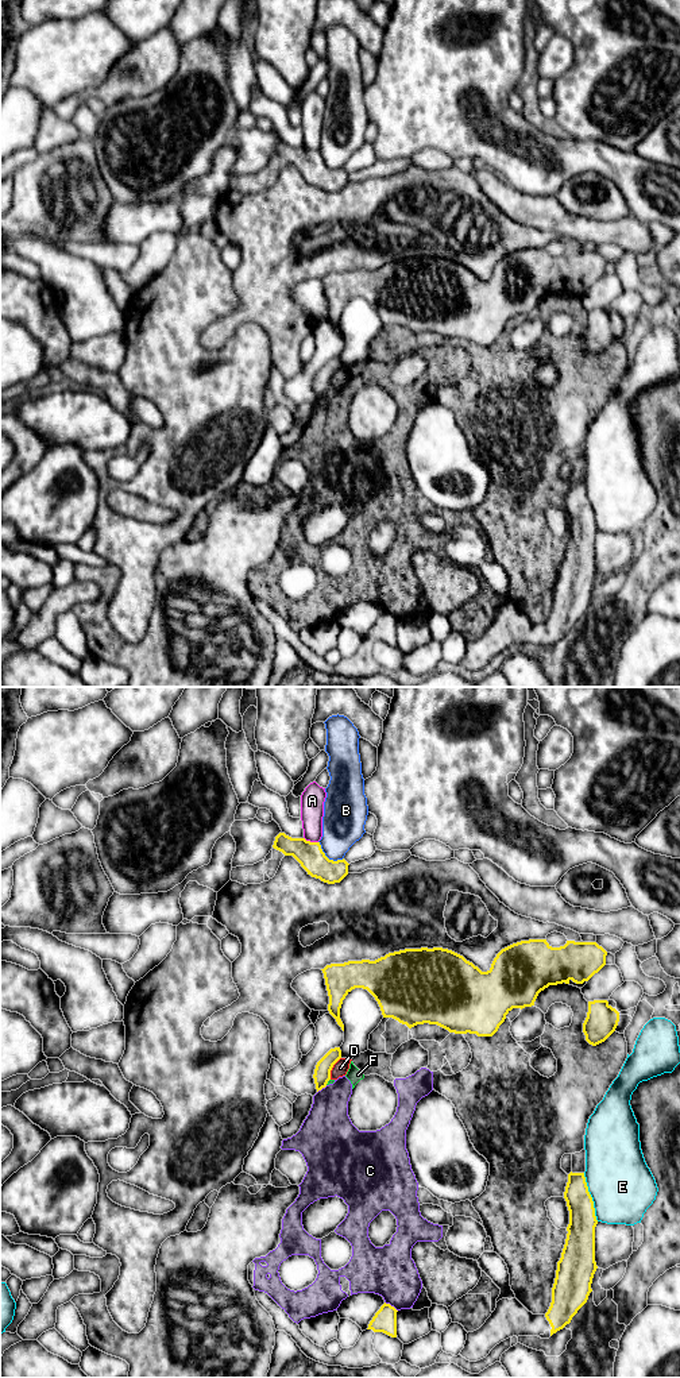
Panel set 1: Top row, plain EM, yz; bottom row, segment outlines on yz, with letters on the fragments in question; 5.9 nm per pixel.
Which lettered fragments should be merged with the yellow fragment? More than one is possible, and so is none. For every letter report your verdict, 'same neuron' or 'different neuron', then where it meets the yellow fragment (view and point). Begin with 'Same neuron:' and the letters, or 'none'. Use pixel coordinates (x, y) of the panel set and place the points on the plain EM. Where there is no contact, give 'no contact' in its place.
Same neuron: none
A: different neuron; meets yellow in yz at (309, 150)
B: different neuron; meets yellow in yz at (327, 166)
C: different neuron; meets yellow in yz at (390, 614)
D: different neuron; meets yellow in yz at (332, 375)
E: different neuron; meets yellow in yz at (591, 506)
F: different neuron; meets yellow in yz at (328, 389)

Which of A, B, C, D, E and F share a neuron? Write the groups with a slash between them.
A / B / C D F / E

